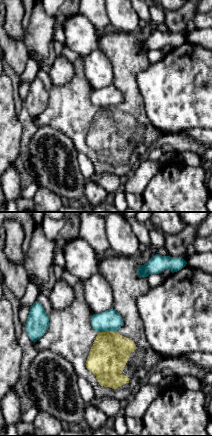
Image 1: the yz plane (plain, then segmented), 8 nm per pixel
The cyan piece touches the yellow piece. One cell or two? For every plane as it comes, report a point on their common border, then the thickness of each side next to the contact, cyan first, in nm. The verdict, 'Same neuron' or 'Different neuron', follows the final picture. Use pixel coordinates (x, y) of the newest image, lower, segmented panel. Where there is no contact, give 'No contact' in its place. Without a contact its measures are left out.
Touches cyan at (107, 330). Thickness 170 nm (cyan) against 300 nm

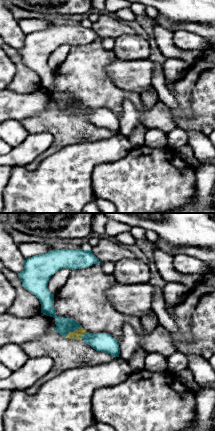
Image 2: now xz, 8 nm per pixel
Touches cyan at (73, 331). Thickness 130 nm (cyan) against 70 nm

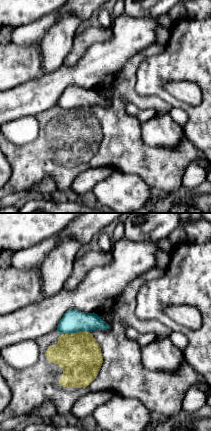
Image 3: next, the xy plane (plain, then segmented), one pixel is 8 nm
Touches cyan at (75, 332). Thickness 190 nm (cyan) against 360 nm

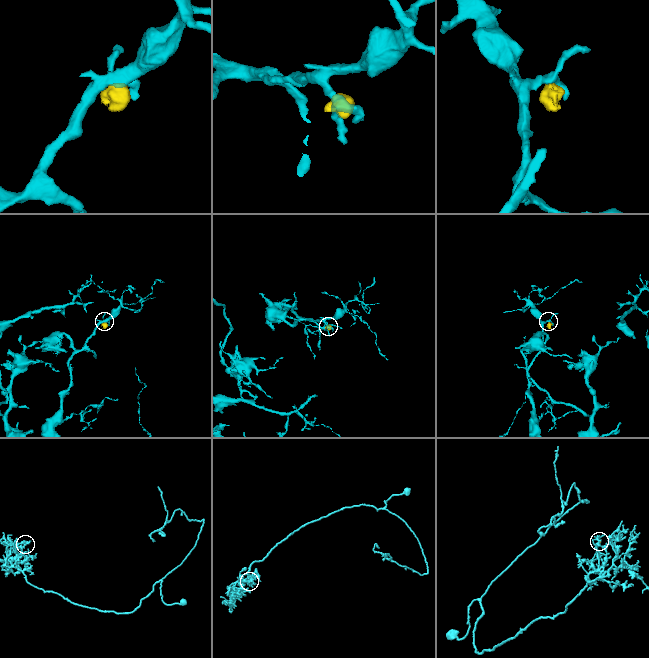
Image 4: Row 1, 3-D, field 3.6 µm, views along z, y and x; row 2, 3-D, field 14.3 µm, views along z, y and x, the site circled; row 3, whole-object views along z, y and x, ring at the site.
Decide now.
Different neuron

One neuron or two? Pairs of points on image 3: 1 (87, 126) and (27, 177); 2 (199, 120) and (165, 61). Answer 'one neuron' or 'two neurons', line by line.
1: one neuron
2: one neuron

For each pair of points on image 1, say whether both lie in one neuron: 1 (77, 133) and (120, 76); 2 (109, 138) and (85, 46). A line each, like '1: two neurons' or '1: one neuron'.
1: one neuron
2: two neurons

